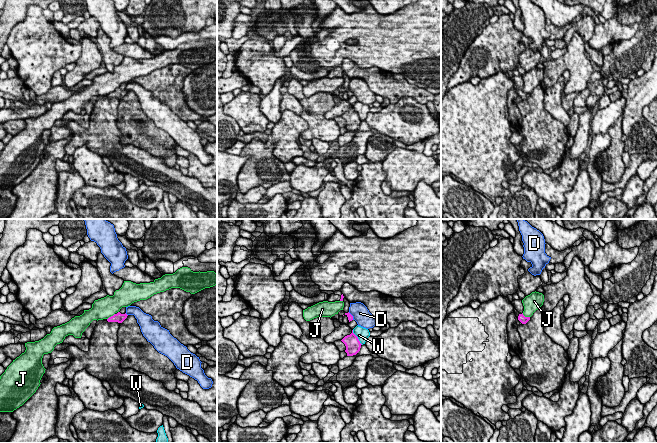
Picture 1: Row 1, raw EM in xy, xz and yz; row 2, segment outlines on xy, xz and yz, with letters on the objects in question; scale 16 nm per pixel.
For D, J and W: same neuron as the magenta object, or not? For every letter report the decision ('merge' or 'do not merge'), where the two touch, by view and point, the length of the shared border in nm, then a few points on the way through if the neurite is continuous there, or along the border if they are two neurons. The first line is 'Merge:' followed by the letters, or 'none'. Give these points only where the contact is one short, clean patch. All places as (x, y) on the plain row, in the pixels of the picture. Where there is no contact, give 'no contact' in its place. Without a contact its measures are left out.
Merge: none
D: do not merge | xy (126, 90) | 60 nm | along xy (125, 89), (127, 91)
J: do not merge | yz (526, 93) | 140 nm | along yz (522, 89), (529, 93)
W: do not merge | xz (357, 113) | 300 nm

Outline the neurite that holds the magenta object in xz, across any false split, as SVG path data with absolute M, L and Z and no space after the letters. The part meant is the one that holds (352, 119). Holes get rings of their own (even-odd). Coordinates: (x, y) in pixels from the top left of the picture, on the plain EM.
M353 106L350 111L345 112L341 117L346 122L345 128L347 129L347 132L356 131L360 127L362 120L360 119L358 113L353 109Z

